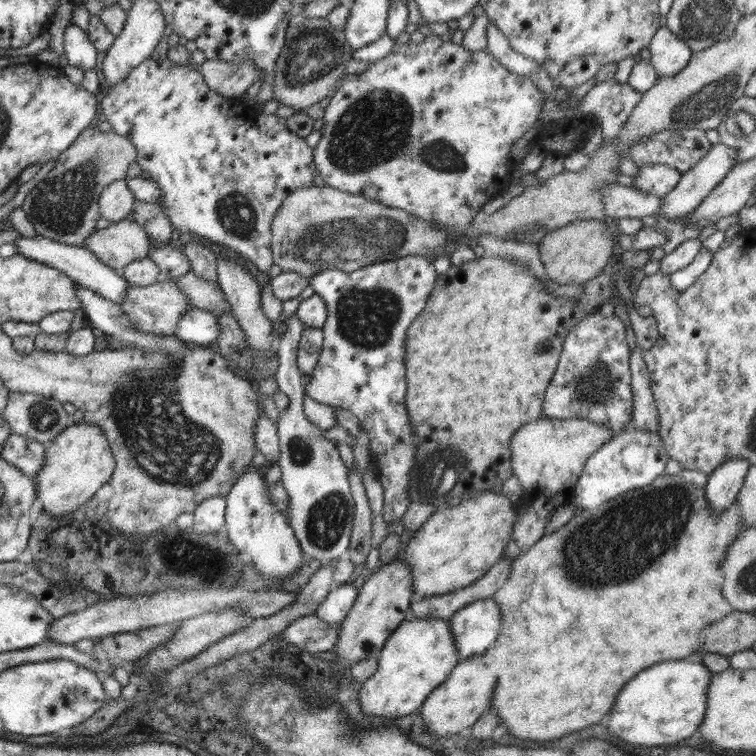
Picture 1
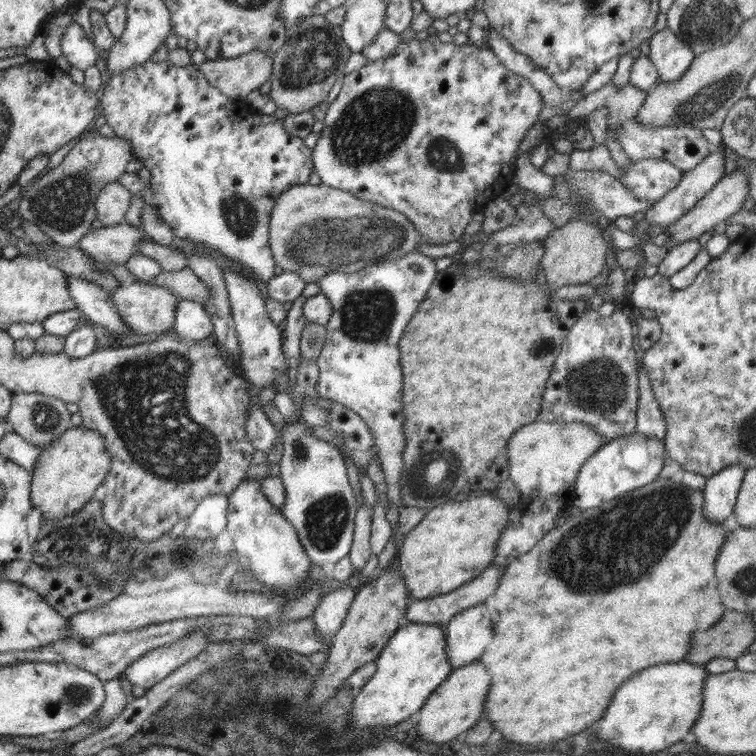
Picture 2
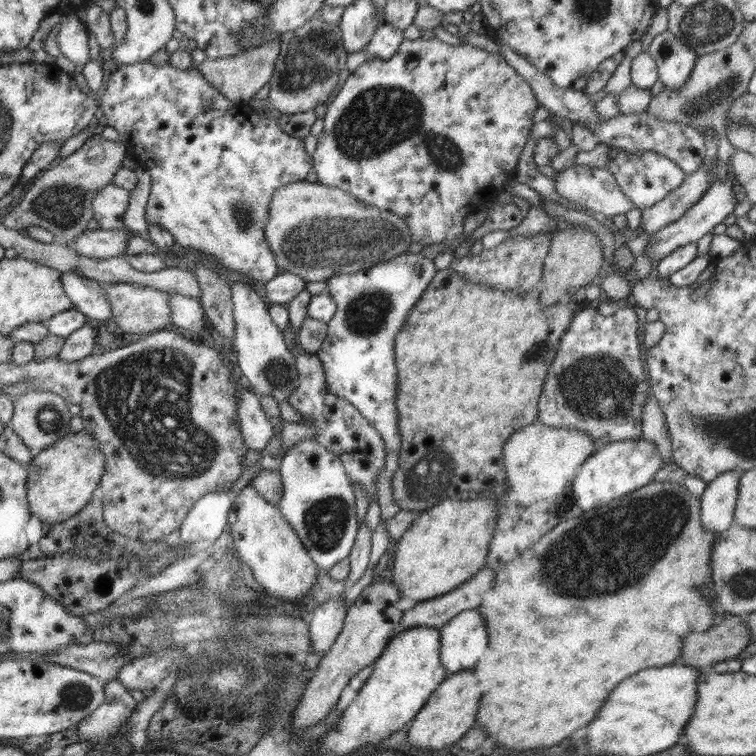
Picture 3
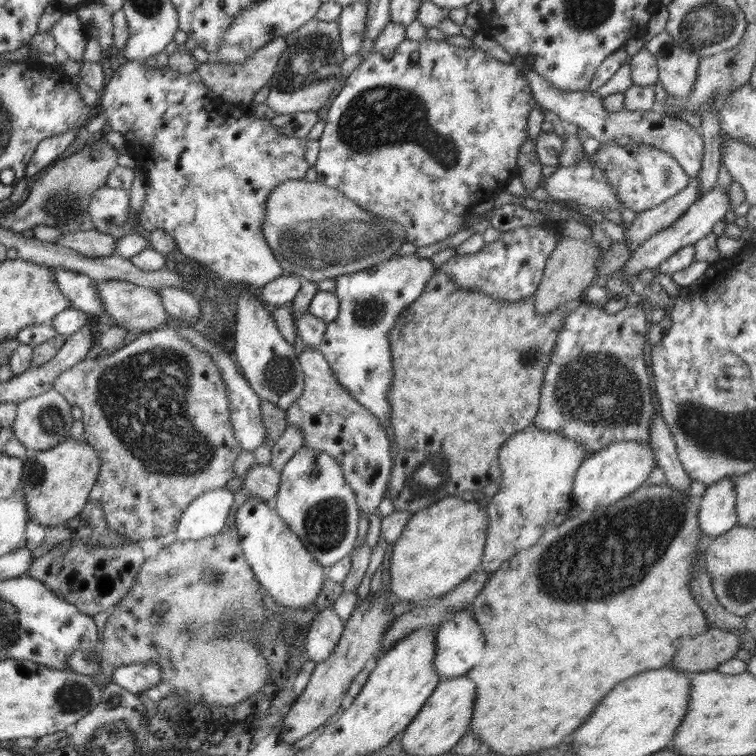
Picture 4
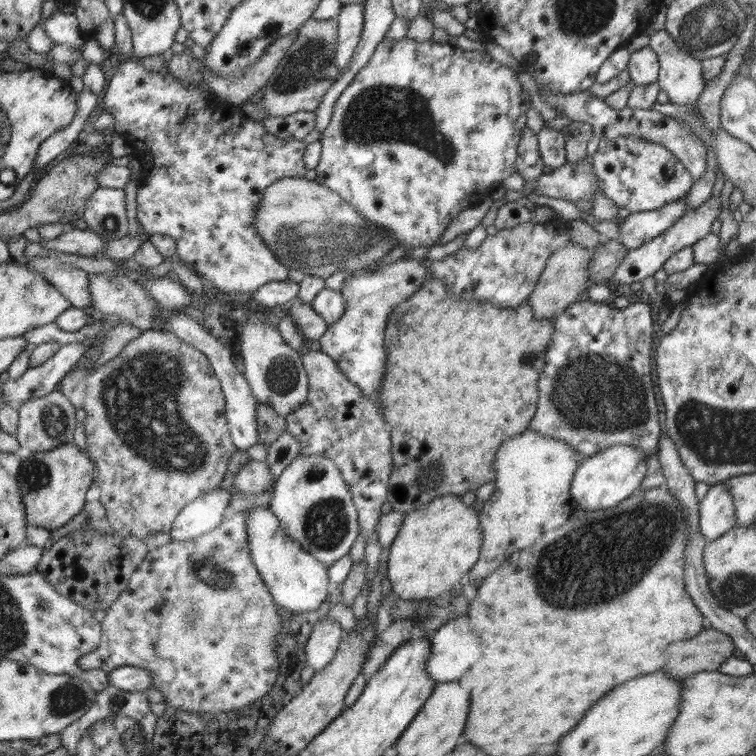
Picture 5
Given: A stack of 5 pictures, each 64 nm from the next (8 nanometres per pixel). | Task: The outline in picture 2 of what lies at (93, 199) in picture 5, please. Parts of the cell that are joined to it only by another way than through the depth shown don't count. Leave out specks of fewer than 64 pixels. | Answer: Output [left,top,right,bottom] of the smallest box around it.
[95,181,133,226]

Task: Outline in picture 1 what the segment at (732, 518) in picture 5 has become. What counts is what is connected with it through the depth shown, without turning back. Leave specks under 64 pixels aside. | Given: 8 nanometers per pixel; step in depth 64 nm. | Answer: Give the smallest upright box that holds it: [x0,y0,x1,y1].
[705,458,748,512]

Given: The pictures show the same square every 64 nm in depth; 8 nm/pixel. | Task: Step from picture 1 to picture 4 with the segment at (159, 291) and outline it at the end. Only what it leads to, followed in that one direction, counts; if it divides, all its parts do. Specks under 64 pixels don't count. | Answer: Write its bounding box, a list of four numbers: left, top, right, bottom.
[97,278,170,333]

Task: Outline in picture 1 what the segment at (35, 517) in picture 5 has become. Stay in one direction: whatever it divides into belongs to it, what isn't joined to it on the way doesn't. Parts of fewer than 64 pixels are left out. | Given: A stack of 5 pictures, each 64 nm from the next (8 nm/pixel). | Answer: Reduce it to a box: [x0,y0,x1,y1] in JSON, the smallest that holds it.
[34,422,116,516]

